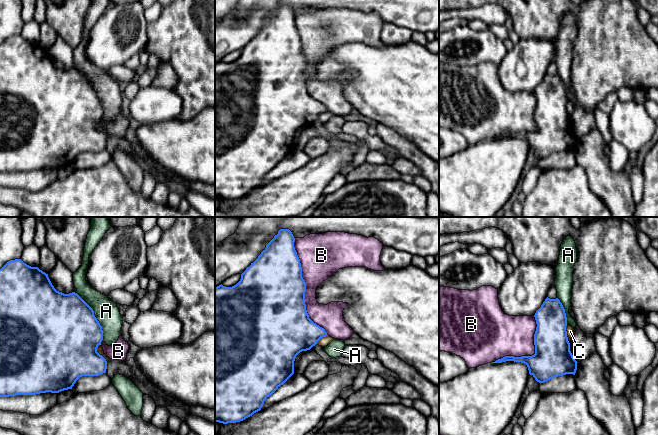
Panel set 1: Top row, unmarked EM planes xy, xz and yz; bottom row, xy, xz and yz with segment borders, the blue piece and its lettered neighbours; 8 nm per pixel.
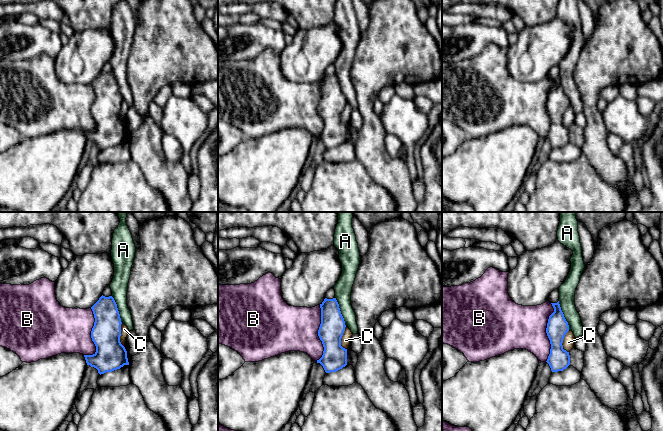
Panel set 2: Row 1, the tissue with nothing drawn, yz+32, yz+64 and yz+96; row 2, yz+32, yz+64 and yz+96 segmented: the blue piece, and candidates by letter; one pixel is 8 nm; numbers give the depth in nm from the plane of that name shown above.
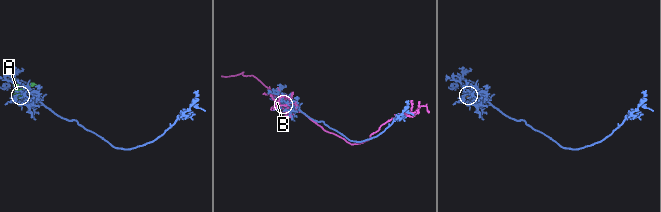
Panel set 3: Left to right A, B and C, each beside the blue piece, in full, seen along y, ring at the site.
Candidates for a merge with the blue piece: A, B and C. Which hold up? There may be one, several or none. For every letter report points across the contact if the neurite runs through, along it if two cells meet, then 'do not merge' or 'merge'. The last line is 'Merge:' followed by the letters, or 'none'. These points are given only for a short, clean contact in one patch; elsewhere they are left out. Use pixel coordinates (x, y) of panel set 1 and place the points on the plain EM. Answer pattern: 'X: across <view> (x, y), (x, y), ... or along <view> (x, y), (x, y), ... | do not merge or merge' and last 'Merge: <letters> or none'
A: do not merge
B: do not merge
C: do not merge
Merge: none

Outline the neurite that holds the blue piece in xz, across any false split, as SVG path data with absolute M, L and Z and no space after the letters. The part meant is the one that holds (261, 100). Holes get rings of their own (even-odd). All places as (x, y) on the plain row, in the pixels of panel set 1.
M280 5L236 61L215 63L215 198L236 199L260 187L266 174L294 150L296 132L328 112L307 89L306 58L294 18L289 5Z

